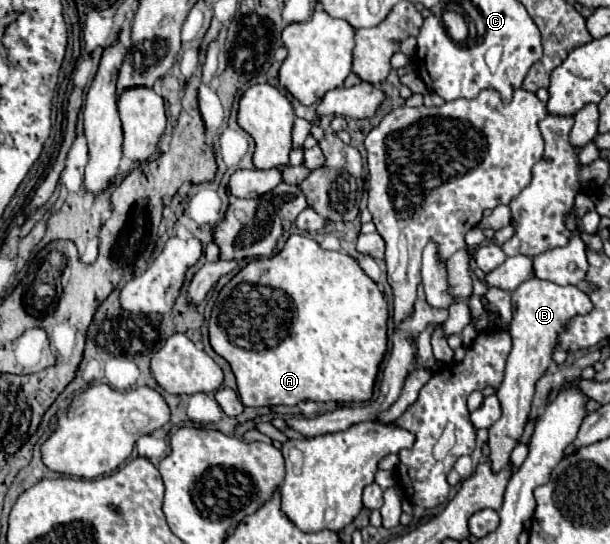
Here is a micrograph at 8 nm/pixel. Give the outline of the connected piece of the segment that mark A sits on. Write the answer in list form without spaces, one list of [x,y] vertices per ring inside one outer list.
[[[292,234],[284,242],[282,250],[270,258],[258,258],[248,262],[218,294],[216,304],[212,308],[212,316],[208,320],[210,326],[210,344],[216,354],[220,354],[234,370],[236,380],[238,380],[238,392],[240,400],[244,406],[296,406],[298,402],[304,400],[314,400],[314,402],[368,402],[372,396],[378,364],[384,358],[386,352],[386,320],[388,320],[388,304],[382,296],[382,292],[376,288],[376,284],[362,272],[358,262],[350,258],[346,252],[330,252],[322,250],[312,238]]]

